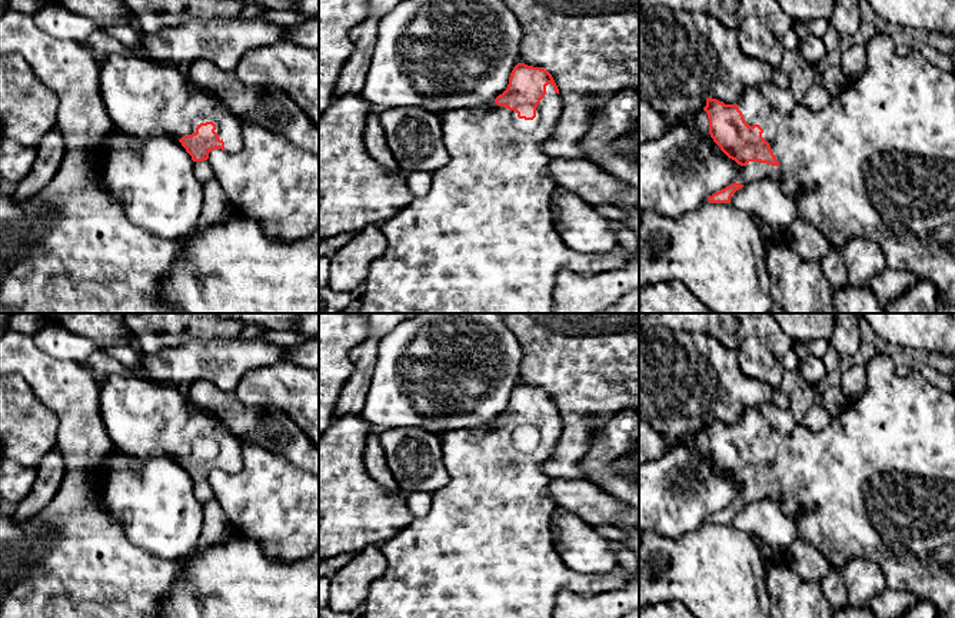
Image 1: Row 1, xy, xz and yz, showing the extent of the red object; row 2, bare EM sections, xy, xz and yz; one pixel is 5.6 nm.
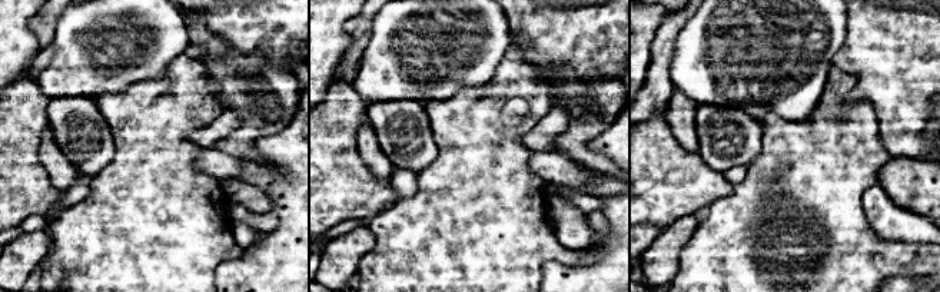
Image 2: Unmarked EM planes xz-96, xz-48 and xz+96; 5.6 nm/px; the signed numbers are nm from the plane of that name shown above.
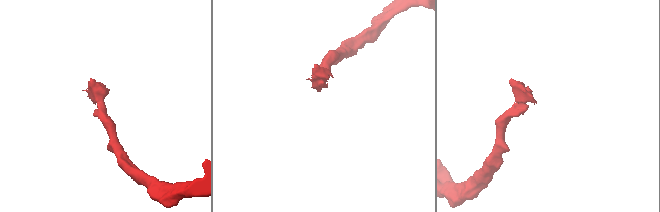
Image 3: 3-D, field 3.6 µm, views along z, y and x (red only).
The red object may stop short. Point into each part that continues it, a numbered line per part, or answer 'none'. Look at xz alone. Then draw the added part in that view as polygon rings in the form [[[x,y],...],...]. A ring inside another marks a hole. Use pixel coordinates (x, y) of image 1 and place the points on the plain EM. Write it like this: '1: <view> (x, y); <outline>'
1: xz (485, 550); [[[549,403],[546,406],[545,418],[536,428],[536,438],[533,441],[519,439],[516,432],[498,426],[496,423],[490,428],[453,429],[440,435],[443,464],[450,474],[450,481],[447,485],[432,494],[432,506],[425,516],[415,518],[393,538],[380,545],[380,551],[386,558],[387,566],[385,574],[372,582],[369,595],[365,601],[366,611],[362,618],[553,618],[556,595],[562,589],[579,595],[596,595],[625,587],[628,572],[623,568],[619,566],[609,572],[595,574],[578,572],[563,562],[555,548],[555,542],[552,539],[552,514],[558,506],[549,494],[549,484],[553,478],[545,472],[543,464],[553,453],[562,431],[563,422],[560,415],[558,415]]]

